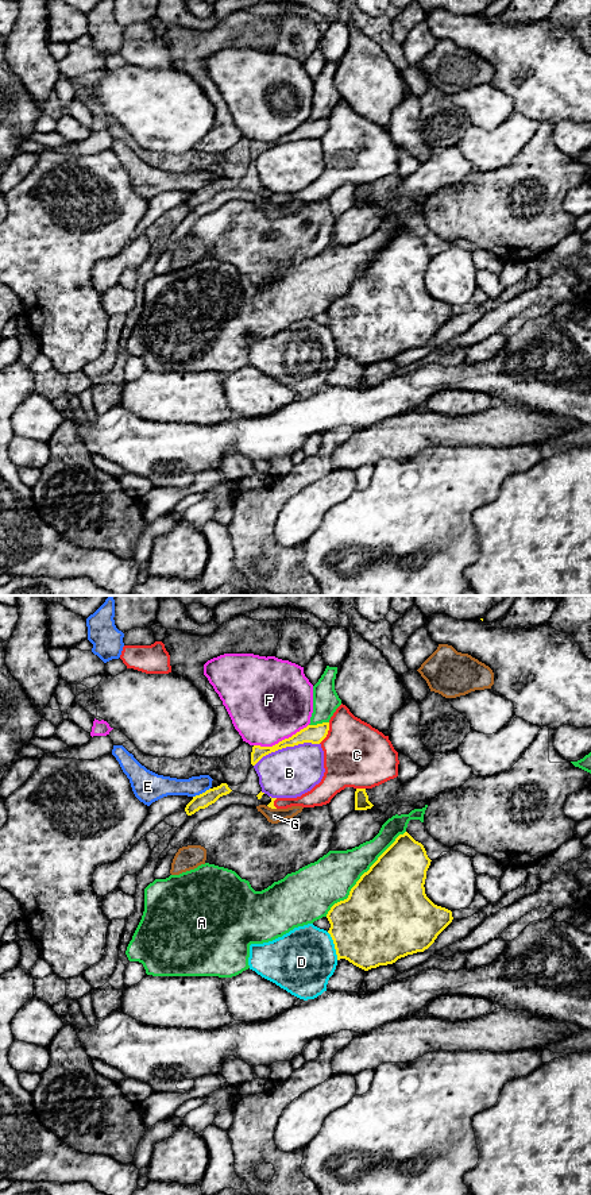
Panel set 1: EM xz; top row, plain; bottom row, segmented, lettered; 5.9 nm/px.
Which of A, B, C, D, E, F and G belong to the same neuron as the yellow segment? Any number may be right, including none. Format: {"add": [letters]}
{"add": ["C"]}

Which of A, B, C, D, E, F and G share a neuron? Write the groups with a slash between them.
A / B / C / D / E / F / G

